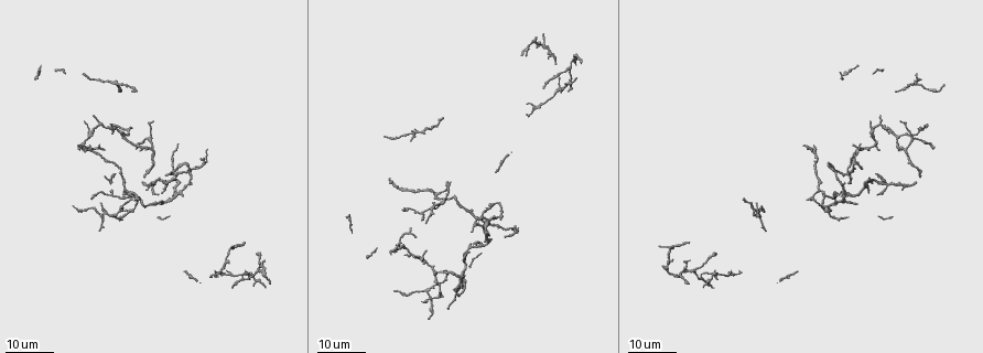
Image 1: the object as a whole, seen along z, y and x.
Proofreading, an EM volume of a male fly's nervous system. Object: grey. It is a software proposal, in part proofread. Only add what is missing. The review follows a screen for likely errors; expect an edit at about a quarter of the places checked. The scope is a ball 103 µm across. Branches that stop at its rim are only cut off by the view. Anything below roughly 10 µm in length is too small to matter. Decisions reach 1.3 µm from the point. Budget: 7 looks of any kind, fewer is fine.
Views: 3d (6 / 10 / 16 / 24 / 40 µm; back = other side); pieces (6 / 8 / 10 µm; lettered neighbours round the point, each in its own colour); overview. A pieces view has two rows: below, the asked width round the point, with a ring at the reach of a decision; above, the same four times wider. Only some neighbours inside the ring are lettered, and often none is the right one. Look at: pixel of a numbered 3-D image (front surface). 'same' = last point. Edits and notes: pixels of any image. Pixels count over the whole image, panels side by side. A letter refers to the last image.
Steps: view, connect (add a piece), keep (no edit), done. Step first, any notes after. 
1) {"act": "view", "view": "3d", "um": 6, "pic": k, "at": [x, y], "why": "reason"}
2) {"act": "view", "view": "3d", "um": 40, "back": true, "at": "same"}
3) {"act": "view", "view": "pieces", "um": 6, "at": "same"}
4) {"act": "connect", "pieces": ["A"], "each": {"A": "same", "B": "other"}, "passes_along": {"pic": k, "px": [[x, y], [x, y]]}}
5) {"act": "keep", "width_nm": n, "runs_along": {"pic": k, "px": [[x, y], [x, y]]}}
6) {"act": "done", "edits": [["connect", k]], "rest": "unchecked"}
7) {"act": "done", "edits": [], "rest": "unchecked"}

{"act": "view", "view": "3d", "um": 16, "pic": 1, "at": [165, 182], "why": "an open end"}

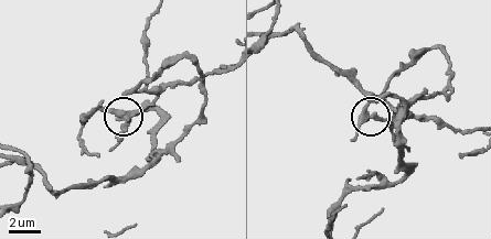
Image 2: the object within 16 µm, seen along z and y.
{"act": "view", "view": "pieces", "um": 10, "pic": 2, "at": [118, 120]}

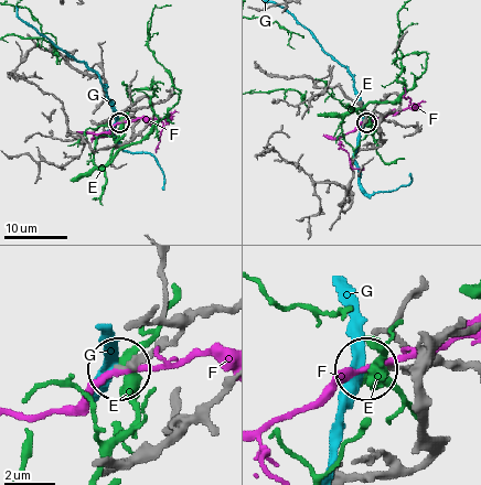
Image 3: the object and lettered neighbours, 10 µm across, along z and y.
{"act": "keep", "each": {"E": "other", "F": "other", "G": "other"}, "runs_along": {"pic": 3, "px": [[157, 312], [150, 323], [169, 327], [169, 335], [120, 369]]}, "found": "none of them fits"}

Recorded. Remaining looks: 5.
{"act": "view", "view": "3d", "um": 16, "pic": 1, "at": [504, 238], "why": "tapers out"}

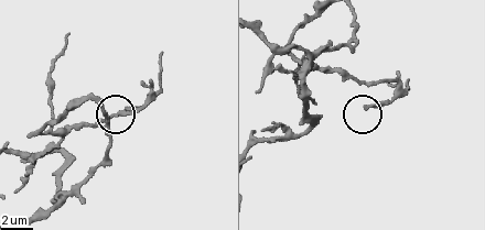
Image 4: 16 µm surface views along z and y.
{"act": "view", "view": "pieces", "um": 6, "pic": 4, "at": [366, 110]}

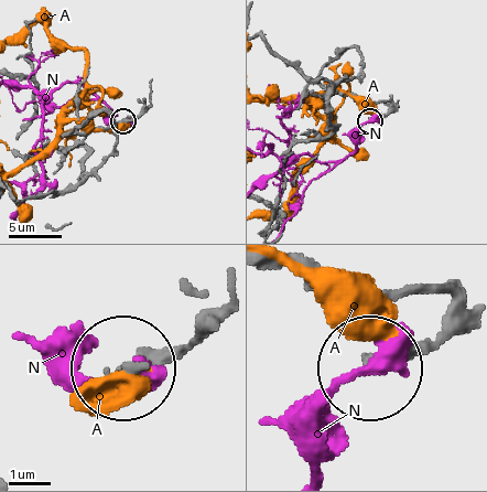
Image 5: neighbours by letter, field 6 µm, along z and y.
{"act": "keep", "width_nm": 180, "each": {"A": "other", "N": "other"}, "found": "no lettered piece goes on from it"}

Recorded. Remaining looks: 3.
{"act": "view", "view": "3d", "um": 16, "pic": 1, "at": [77, 144], "why": "long arm stops here"}

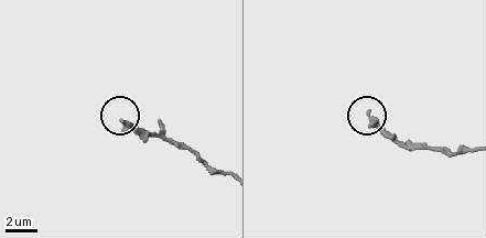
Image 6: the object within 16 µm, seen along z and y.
{"act": "view", "view": "pieces", "um": 8, "pic": 6, "at": [119, 120]}

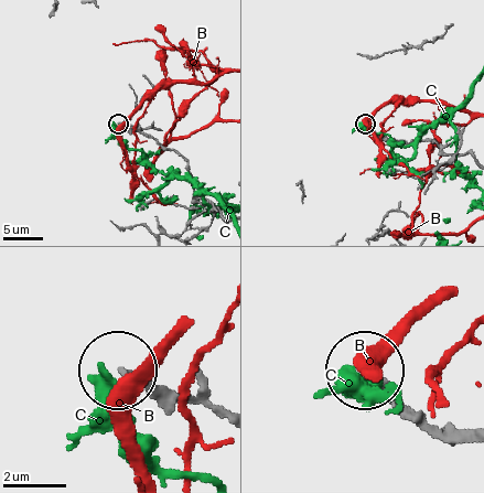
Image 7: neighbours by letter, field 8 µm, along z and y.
{"act": "keep", "each": {"B": "other", "C": "other"}, "found": "no lettered piece goes on from it"}

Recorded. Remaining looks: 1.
{"act": "done", "edits": [], "rest": "unchecked"}

